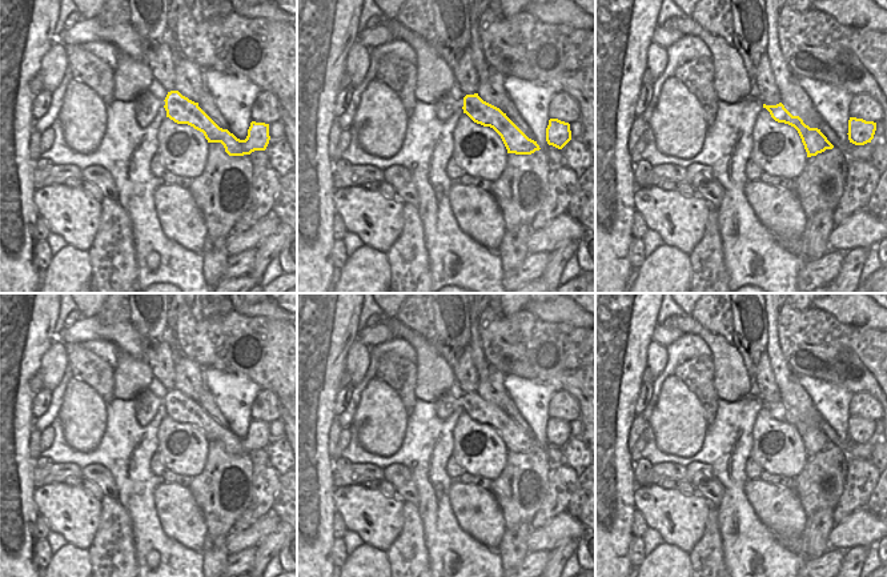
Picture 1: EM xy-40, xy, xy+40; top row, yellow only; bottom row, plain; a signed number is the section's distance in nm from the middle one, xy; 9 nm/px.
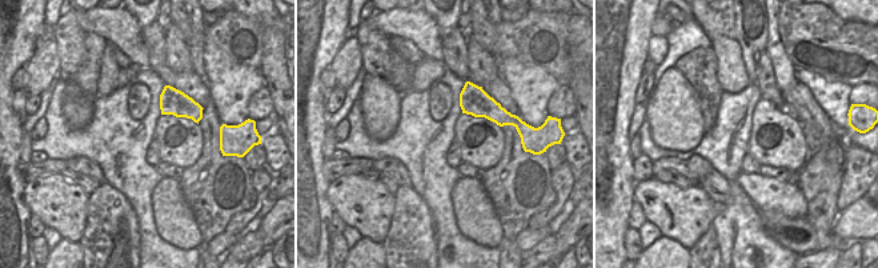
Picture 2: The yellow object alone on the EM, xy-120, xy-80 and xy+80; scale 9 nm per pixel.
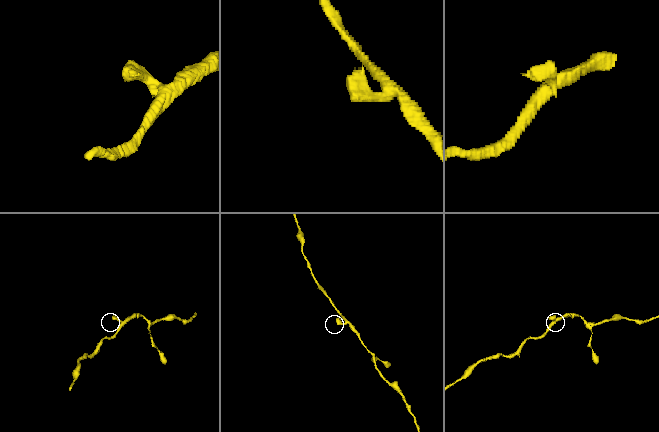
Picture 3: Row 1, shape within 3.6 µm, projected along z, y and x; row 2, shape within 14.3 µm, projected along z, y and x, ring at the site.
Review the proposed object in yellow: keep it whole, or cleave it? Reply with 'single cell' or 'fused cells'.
single cell

